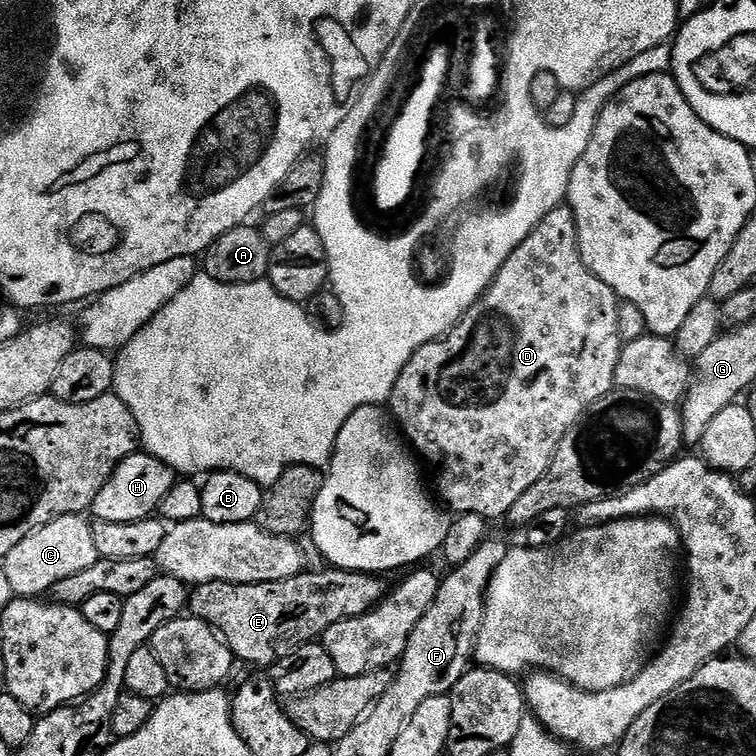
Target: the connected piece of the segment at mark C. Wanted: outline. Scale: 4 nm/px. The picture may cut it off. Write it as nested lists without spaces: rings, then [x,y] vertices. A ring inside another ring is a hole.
[[[83,515],[54,518],[54,522],[26,534],[26,538],[22,538],[22,542],[18,542],[18,546],[14,546],[14,550],[10,550],[10,554],[2,557],[4,580],[16,591],[13,593],[17,597],[43,597],[50,590],[50,586],[54,586],[54,582],[62,582],[62,578],[71,578],[72,575],[80,573],[81,570],[94,566],[94,562],[100,559],[100,555],[98,554],[98,546],[94,546],[92,524],[84,519]]]

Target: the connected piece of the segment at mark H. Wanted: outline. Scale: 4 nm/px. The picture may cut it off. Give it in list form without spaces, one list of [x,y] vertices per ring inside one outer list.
[[[137,450],[118,465],[106,486],[98,490],[98,498],[94,498],[90,509],[91,515],[102,522],[138,522],[155,517],[160,511],[160,503],[166,494],[170,494],[173,483],[172,469],[147,452]]]

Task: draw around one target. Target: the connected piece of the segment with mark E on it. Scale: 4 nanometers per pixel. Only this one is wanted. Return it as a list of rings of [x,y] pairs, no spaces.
[[[342,568],[305,570],[294,578],[261,584],[235,584],[234,582],[206,582],[195,585],[188,598],[187,611],[197,620],[216,629],[230,646],[233,657],[244,660],[249,666],[283,661],[304,644],[319,641],[330,626],[339,620],[358,618],[380,604],[390,591],[385,577],[371,572],[346,572]]]

